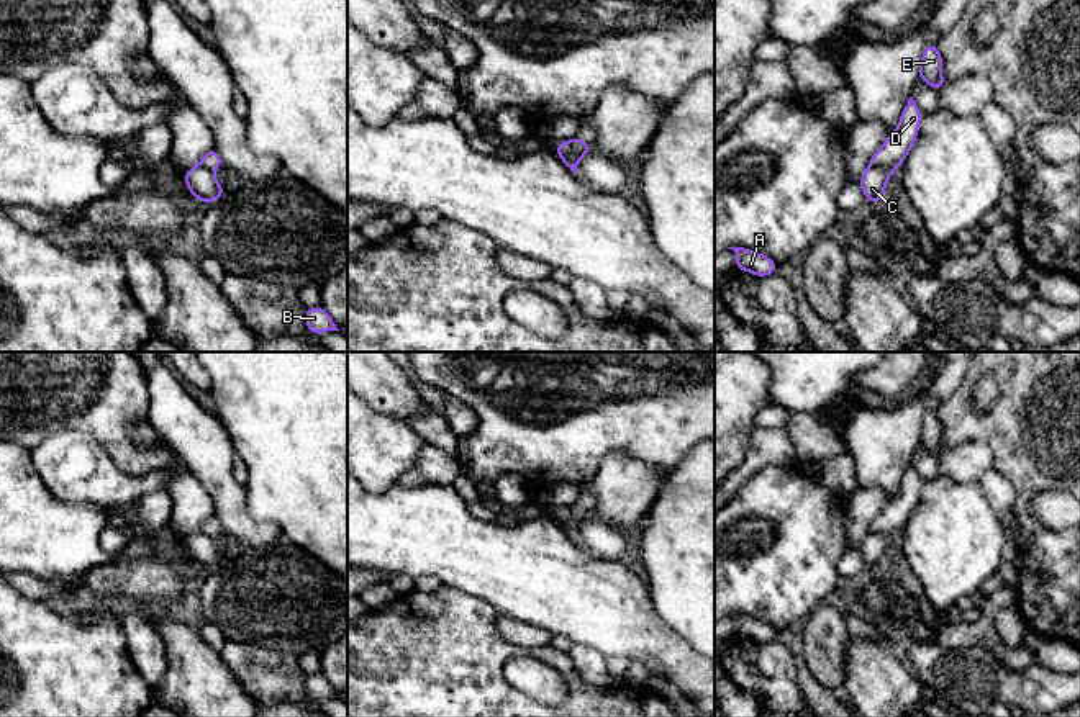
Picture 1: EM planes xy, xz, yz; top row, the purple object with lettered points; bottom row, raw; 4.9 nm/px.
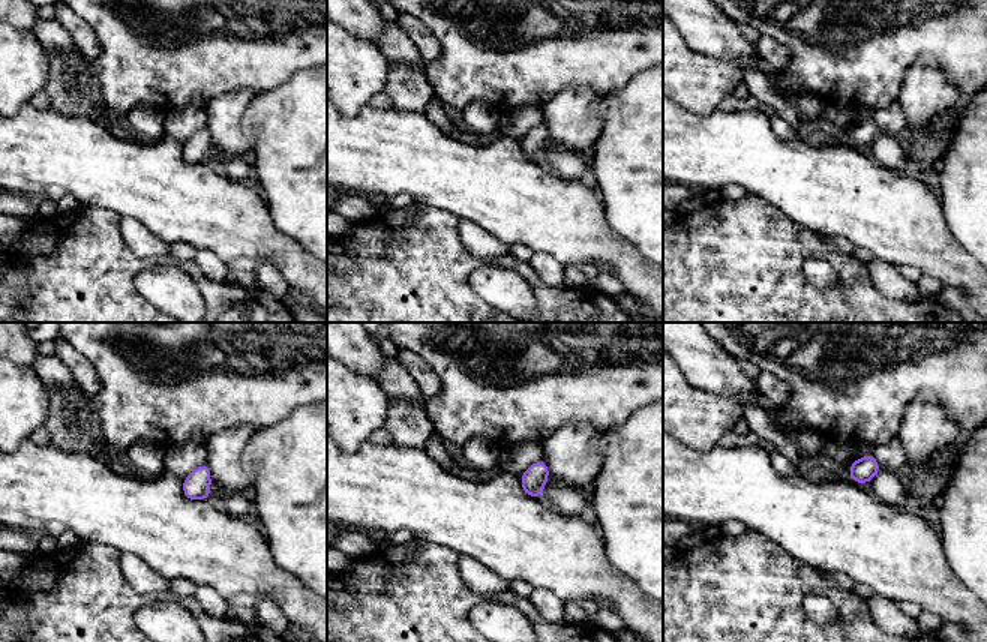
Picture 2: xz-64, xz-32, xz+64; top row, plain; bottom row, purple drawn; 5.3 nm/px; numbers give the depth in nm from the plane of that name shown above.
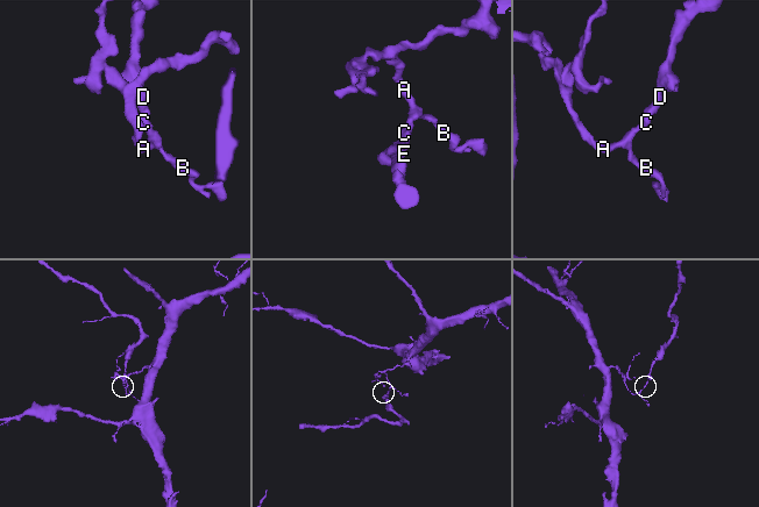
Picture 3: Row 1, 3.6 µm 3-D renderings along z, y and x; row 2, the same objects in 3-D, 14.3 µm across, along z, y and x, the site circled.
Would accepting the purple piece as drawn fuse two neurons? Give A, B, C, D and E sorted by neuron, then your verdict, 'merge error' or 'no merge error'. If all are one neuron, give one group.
groups A B C / D E; merge error

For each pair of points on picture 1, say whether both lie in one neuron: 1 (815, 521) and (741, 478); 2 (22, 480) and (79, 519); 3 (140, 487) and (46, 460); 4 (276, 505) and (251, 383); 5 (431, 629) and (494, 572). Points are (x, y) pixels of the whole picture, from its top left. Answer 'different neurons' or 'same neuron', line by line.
1: different neurons
2: same neuron
3: same neuron
4: same neuron
5: different neurons

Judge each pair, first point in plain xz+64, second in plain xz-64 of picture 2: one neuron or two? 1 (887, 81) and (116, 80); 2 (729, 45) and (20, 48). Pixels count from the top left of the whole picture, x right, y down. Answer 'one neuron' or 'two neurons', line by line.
1: one neuron
2: two neurons

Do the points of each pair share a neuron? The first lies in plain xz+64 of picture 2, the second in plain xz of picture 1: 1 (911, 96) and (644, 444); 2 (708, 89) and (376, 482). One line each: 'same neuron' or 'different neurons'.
1: different neurons
2: same neuron

